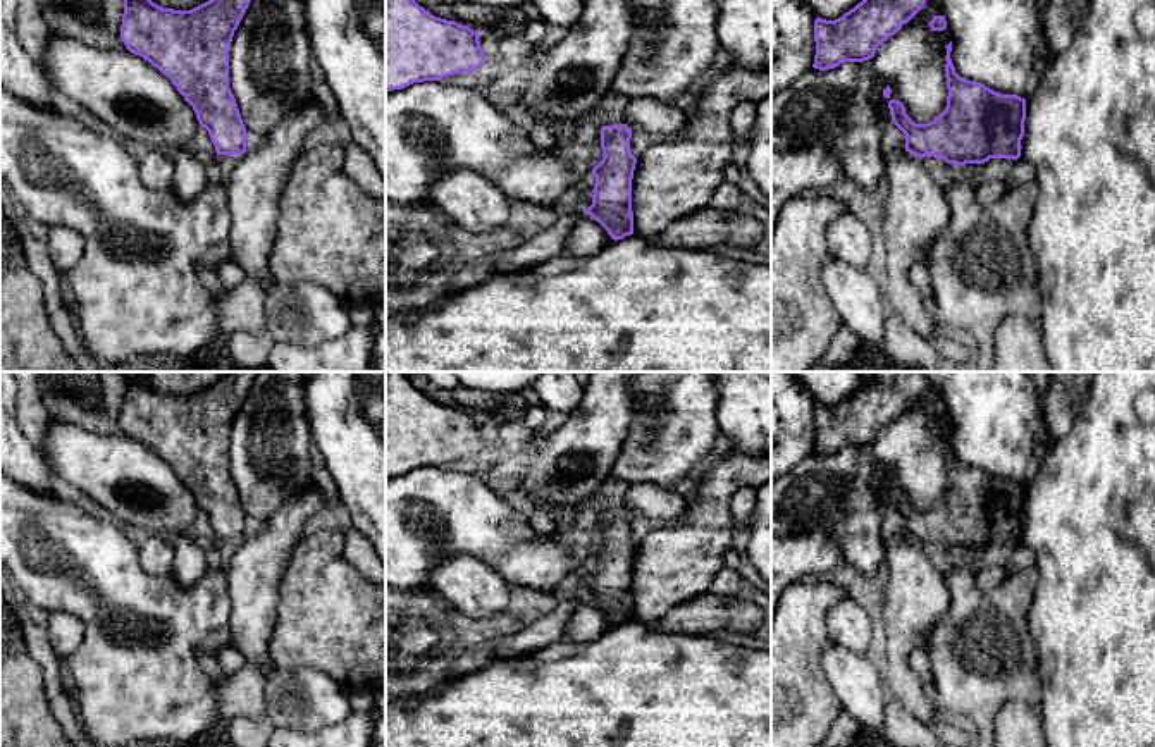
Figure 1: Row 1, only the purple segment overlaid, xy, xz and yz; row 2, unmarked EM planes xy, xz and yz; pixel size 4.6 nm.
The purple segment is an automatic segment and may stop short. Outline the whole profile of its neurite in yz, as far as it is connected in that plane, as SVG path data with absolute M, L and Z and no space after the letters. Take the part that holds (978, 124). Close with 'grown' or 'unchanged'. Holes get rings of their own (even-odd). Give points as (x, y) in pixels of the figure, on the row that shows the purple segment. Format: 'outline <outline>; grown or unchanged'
outline M952 41L947 48L947 107L928 124L916 124L899 100L890 100L888 108L893 124L905 134L905 151L914 157L936 157L947 164L985 164L990 158L1012 158L1021 157L1021 139L1024 136L1026 100L1017 95L1002 95L981 83L960 77L950 59Z; unchanged

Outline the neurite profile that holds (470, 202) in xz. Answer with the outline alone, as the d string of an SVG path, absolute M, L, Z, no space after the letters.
M454 167L432 181L427 200L432 208L444 212L451 224L472 234L489 234L508 229L510 225L508 196L468 167Z

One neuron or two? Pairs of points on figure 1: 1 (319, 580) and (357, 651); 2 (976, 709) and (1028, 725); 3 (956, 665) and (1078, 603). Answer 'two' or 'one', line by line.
1: one
2: two
3: two

